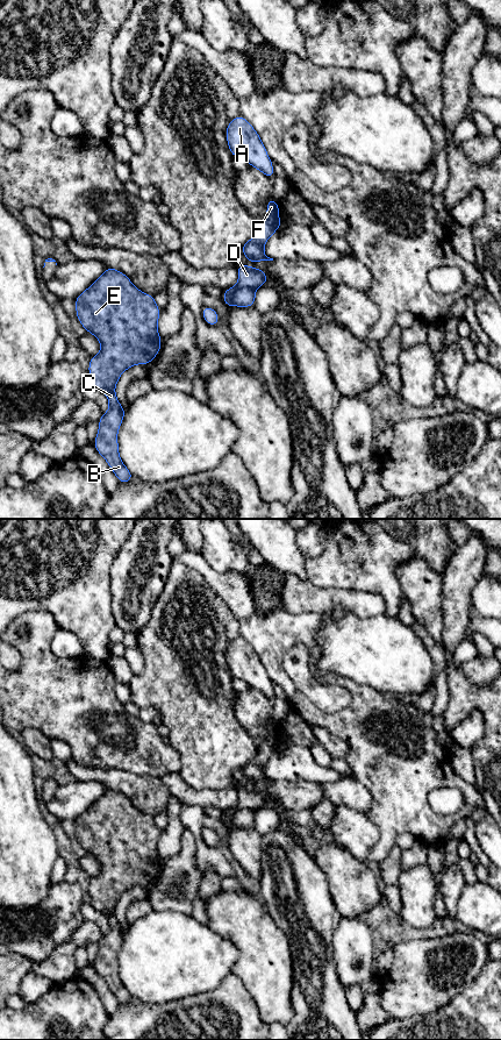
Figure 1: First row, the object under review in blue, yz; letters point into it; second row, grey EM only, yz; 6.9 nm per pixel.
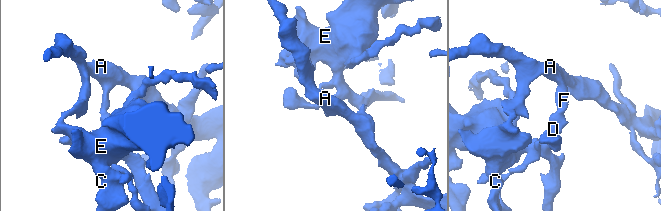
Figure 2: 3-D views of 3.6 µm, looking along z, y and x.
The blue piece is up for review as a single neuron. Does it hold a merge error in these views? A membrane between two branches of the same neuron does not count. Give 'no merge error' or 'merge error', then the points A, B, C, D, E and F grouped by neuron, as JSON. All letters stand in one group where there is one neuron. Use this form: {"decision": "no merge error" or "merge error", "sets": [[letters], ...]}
{"decision": "no merge error", "sets": [["A", "B", "C", "D", "E", "F"]]}

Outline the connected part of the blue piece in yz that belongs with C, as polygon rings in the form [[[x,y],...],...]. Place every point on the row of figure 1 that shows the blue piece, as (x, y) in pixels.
[[[110,266],[74,301],[80,325],[86,332],[93,334],[101,344],[100,352],[90,359],[88,373],[94,387],[102,391],[109,403],[108,411],[99,419],[94,447],[106,460],[119,482],[129,483],[134,476],[121,461],[117,442],[119,428],[127,409],[121,407],[115,394],[115,386],[123,371],[135,364],[148,365],[159,354],[162,337],[157,323],[162,312],[153,295],[138,290],[123,272]]]

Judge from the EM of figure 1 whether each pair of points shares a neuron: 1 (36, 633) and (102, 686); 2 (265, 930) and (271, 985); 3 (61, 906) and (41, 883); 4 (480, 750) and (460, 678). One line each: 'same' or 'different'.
1: same
2: same
3: different
4: same

